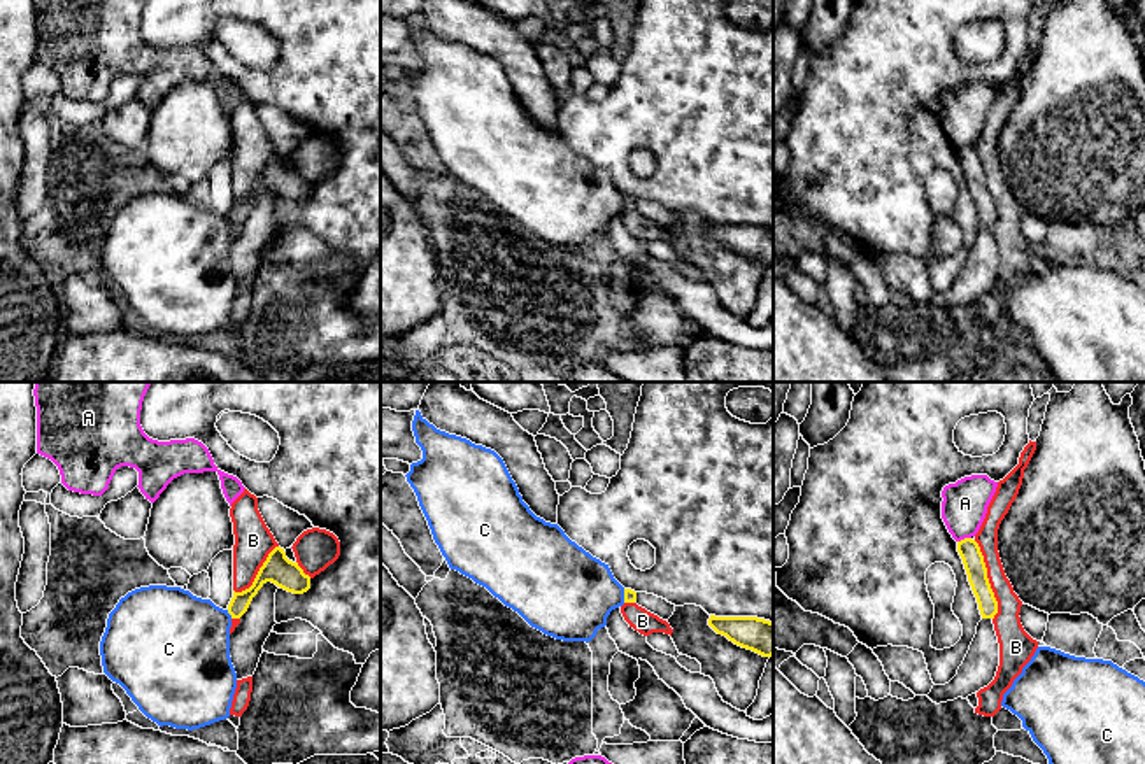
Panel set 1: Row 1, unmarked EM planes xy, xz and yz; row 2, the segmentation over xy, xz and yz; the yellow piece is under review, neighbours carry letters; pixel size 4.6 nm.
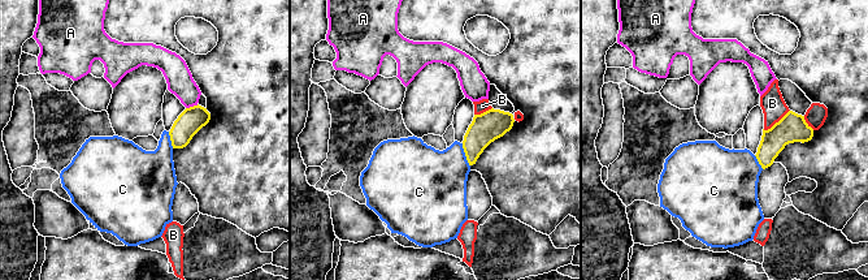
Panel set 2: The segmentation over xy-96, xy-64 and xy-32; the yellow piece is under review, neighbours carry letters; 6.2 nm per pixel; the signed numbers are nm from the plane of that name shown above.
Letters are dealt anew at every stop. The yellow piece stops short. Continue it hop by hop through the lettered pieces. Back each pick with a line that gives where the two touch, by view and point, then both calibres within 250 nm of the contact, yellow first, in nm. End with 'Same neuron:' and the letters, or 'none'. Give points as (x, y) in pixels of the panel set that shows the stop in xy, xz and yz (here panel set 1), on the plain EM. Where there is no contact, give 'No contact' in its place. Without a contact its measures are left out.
Same neuron: none

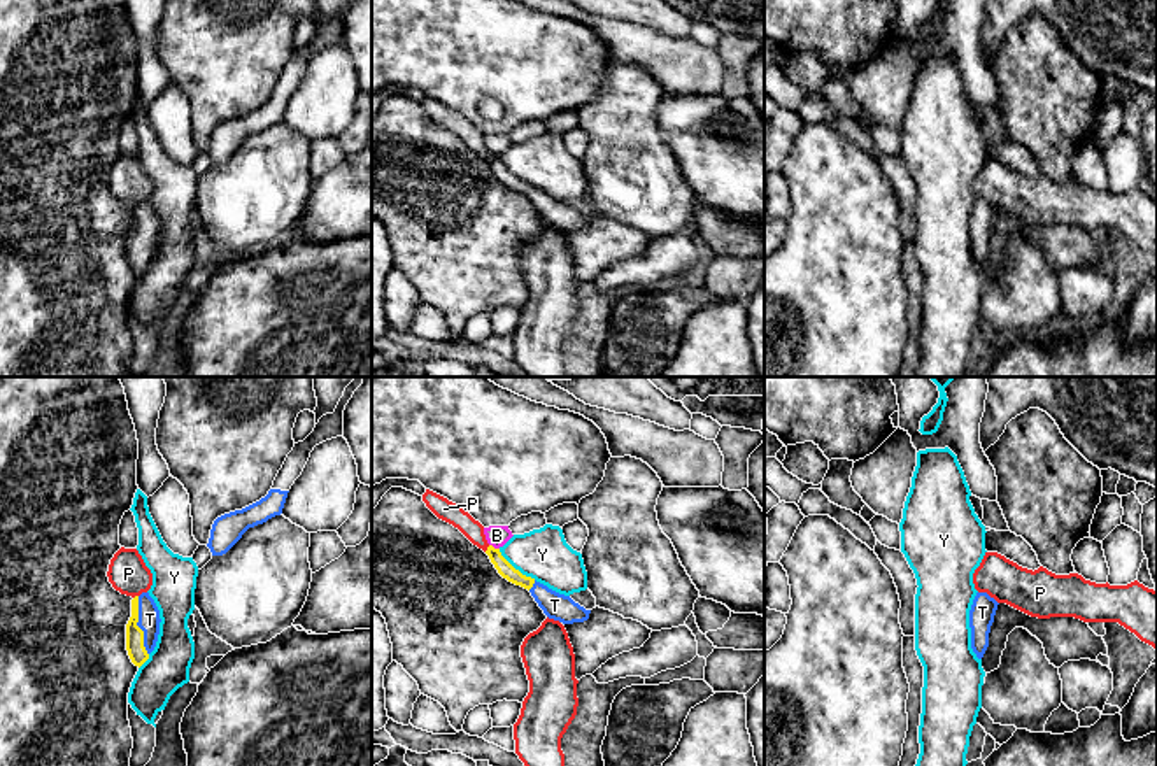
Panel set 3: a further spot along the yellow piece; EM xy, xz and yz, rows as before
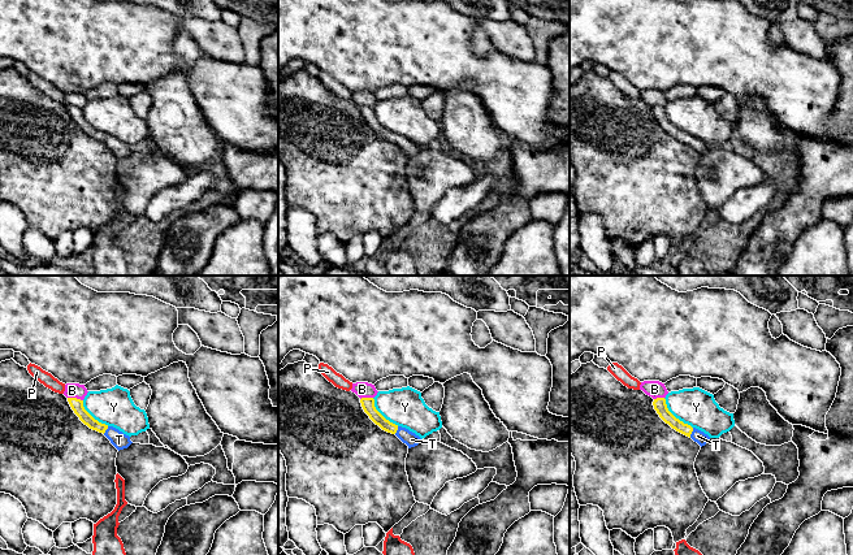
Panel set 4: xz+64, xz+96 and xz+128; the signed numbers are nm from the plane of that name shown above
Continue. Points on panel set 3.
T: Touches yellow at xy (137, 234). Thickness 90 nm (yellow) against 100 nm
Same neuron: T

